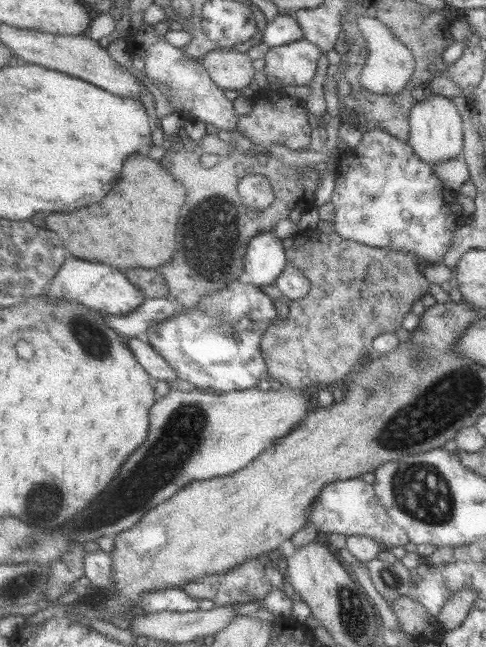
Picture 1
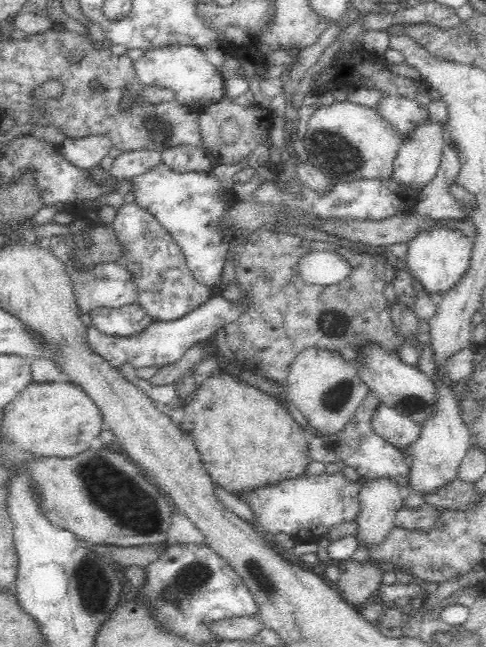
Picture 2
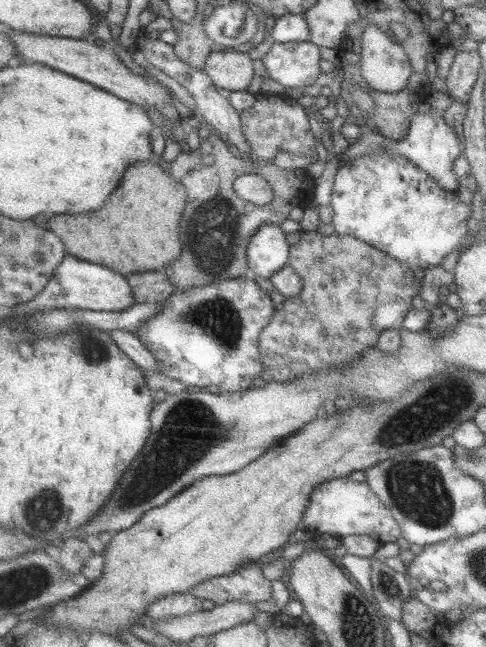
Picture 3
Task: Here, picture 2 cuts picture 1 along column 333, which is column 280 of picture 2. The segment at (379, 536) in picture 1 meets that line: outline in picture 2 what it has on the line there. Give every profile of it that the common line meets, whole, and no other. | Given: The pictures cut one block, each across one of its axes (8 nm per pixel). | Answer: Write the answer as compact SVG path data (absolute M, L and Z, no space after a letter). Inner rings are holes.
M304 474L296 480L280 482L272 488L260 488L258 492L252 492L252 496L240 496L242 502L250 506L250 510L256 516L256 526L264 532L278 534L284 532L292 538L296 538L300 544L318 542L326 532L336 528L336 524L350 524L356 522L362 510L360 504L360 482L346 480L344 474Z

